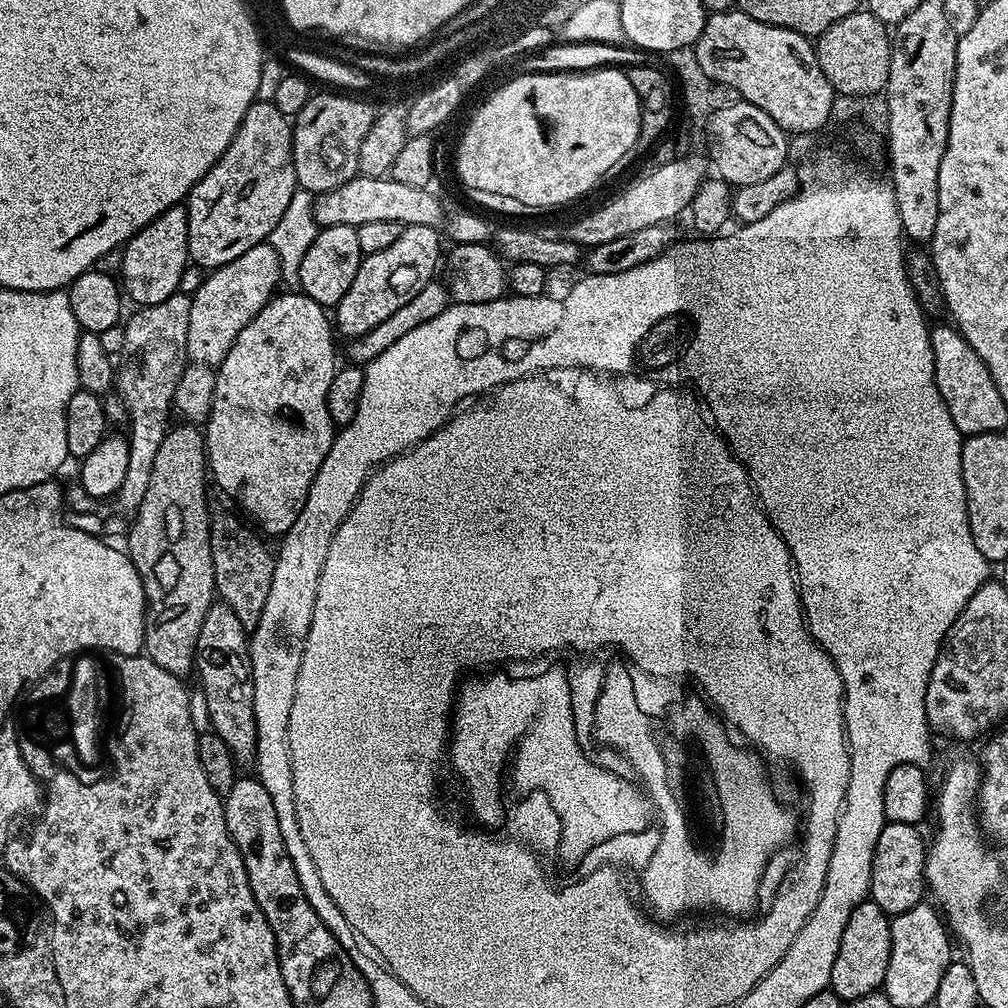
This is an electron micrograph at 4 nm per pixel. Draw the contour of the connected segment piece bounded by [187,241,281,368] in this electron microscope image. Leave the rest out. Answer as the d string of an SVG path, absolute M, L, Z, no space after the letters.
M267 241L246 250L226 266L213 269L192 296L190 323L187 326L189 359L211 368L218 366L229 352L234 338L257 316L262 306L268 304L280 283L279 256Z

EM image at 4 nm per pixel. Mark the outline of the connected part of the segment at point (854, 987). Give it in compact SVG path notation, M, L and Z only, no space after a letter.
M866 898L850 914L846 930L842 930L842 946L838 946L838 958L834 958L834 970L830 970L830 990L842 1002L857 1000L866 994L883 989L886 978L886 966L890 962L890 926L891 919L871 898Z

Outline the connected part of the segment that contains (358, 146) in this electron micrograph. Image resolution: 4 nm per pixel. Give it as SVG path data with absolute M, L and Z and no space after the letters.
M324 90L321 94L314 94L302 106L302 110L294 118L292 124L292 157L296 171L296 183L301 189L313 194L329 192L346 182L350 182L360 171L358 150L362 150L362 138L366 138L366 130L374 122L377 109L371 108L364 100L355 100L355 95L341 94L336 90Z

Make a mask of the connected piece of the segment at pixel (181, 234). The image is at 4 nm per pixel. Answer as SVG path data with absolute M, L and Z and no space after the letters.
M178 203L170 210L158 214L154 222L150 222L145 228L138 230L138 234L128 239L122 251L124 257L118 276L127 299L129 296L136 306L166 302L166 298L180 291L182 270L186 270L190 263L187 207Z

